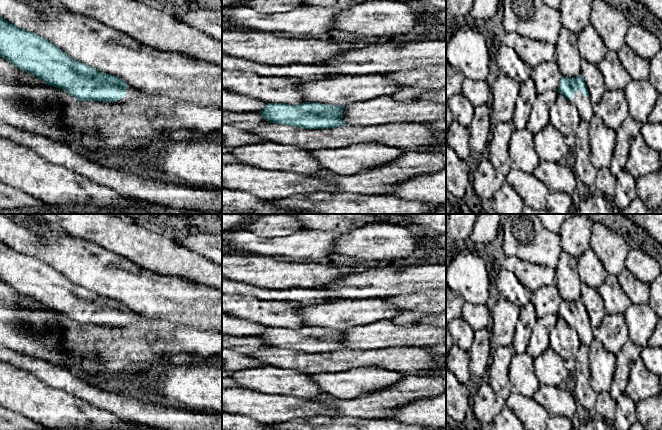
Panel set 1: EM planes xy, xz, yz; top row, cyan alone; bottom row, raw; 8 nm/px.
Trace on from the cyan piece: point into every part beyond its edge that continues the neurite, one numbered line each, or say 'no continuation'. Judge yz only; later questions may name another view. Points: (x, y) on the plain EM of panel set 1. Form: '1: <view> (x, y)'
1: yz (585, 332)

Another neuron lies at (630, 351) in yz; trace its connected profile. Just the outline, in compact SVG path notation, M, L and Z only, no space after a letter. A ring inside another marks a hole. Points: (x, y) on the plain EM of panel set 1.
M627 340L616 354L616 368L613 376L610 394L614 400L625 393L629 380L629 372L635 360L640 358L642 347L631 340Z

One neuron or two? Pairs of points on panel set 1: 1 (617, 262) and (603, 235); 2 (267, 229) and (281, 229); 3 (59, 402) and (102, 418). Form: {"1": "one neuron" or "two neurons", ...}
{"1": "one neuron", "2": "one neuron", "3": "one neuron"}

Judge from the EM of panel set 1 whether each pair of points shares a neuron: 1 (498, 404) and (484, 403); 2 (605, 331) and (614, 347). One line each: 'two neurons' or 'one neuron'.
1: one neuron
2: one neuron

